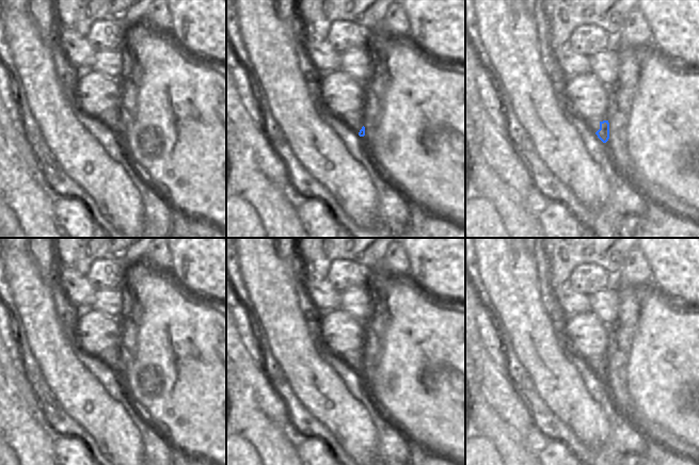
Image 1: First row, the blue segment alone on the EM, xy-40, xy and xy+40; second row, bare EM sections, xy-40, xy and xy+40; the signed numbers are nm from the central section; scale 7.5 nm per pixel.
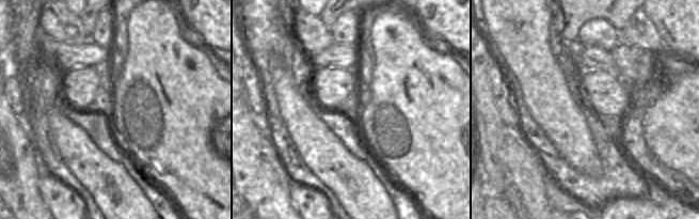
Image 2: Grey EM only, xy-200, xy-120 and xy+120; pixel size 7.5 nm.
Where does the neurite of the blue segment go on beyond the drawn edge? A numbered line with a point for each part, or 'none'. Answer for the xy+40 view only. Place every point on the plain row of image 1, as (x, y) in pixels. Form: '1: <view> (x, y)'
1: xy+40 (594, 364)

